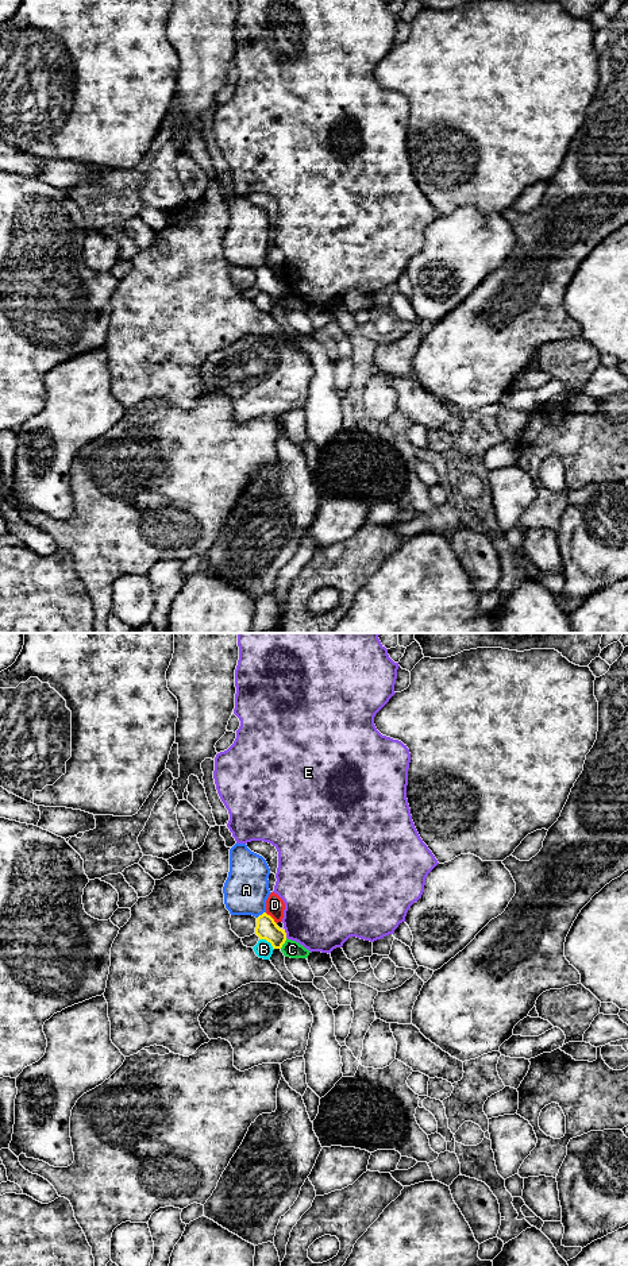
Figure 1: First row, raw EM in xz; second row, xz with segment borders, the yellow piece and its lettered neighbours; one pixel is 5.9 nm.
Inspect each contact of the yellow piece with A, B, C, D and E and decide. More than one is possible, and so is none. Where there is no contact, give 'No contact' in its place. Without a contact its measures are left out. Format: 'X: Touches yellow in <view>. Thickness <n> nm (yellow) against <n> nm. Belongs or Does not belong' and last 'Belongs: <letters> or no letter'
A: Touches yellow in xz. Thickness 130 nm (yellow) against 280 nm. Does not belong
B: Touches yellow in xz. Thickness 130 nm (yellow) against 110 nm. Does not belong
C: Touches yellow in xz. Thickness 130 nm (yellow) against 100 nm. Does not belong
D: Touches yellow in xz. Thickness 130 nm (yellow) against 110 nm. Does not belong
E: Touches yellow in xz. Thickness 130 nm (yellow) against 440 nm. Does not belong
Belongs: no letter

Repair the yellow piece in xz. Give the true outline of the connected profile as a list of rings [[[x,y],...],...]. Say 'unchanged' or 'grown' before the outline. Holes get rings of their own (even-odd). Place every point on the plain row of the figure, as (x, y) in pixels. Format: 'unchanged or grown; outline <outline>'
unchanged; outline [[[266,265],[257,270],[255,286],[259,292],[270,294],[273,301],[281,301],[286,293],[285,282],[280,281],[274,271]]]

